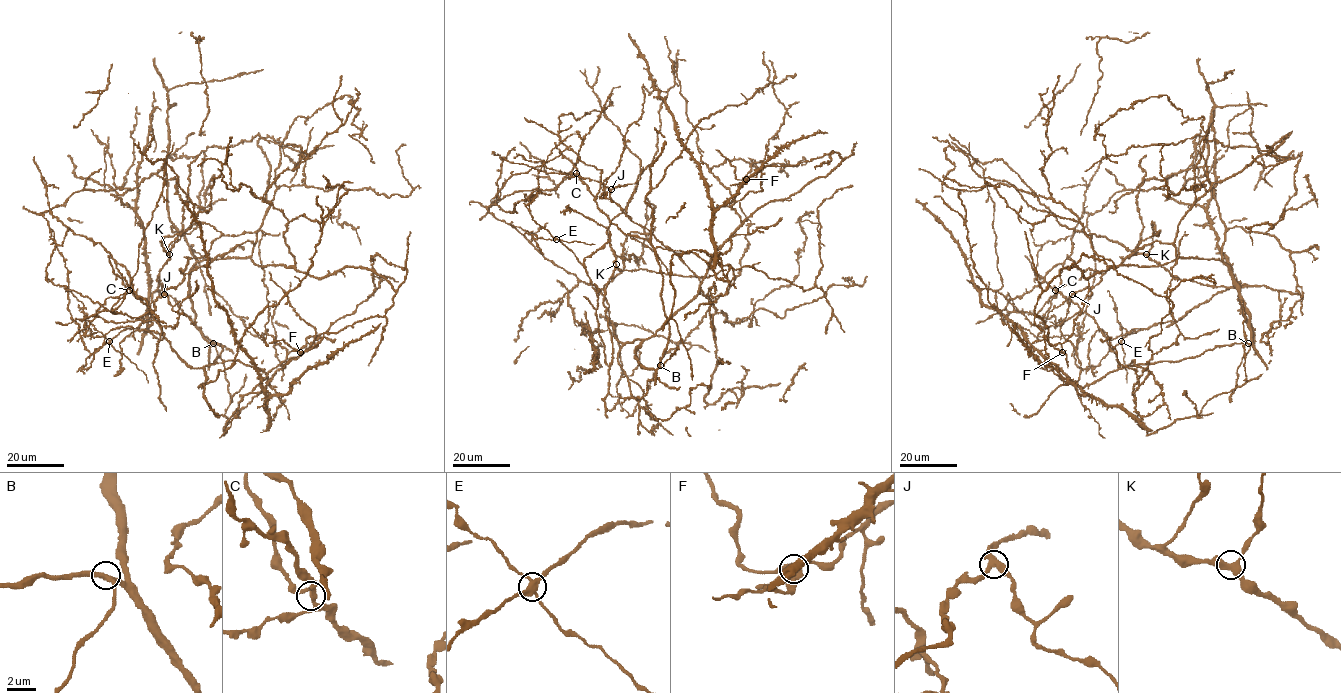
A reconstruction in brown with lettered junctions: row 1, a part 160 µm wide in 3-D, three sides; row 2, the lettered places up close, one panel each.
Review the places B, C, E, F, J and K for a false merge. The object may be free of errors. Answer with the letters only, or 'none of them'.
E

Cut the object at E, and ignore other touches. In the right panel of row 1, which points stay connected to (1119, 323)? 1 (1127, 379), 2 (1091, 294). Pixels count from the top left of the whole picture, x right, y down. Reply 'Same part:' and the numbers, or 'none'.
Same part: 1

